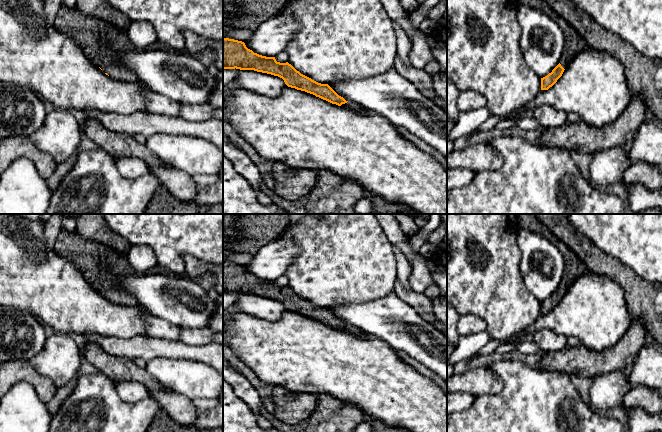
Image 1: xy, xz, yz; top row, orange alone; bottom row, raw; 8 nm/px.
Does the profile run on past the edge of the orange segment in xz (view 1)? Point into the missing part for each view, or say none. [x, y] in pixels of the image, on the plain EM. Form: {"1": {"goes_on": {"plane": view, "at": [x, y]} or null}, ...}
{"1": {"goes_on": {"plane": "xz", "at": [349, 329]}}}

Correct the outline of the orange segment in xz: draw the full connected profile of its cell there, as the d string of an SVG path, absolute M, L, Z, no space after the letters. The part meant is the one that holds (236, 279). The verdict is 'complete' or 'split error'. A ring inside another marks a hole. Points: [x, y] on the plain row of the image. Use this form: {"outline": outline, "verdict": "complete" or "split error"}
{"outline": "M223 262L223 293L254 294L282 302L288 311L313 318L332 328L351 334L360 334L359 329L346 325L328 308L318 307L301 298L288 286L277 286L275 281L266 281L248 273L244 266Z", "verdict": "split error"}

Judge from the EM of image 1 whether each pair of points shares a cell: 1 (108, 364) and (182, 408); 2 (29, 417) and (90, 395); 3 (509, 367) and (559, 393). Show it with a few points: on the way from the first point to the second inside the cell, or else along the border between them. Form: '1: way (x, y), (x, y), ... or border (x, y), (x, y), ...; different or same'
1: way (126, 370), (141, 375), (164, 396); same
2: border (52, 417), (50, 421); different
3: way (521, 379), (535, 393), (547, 393); same

